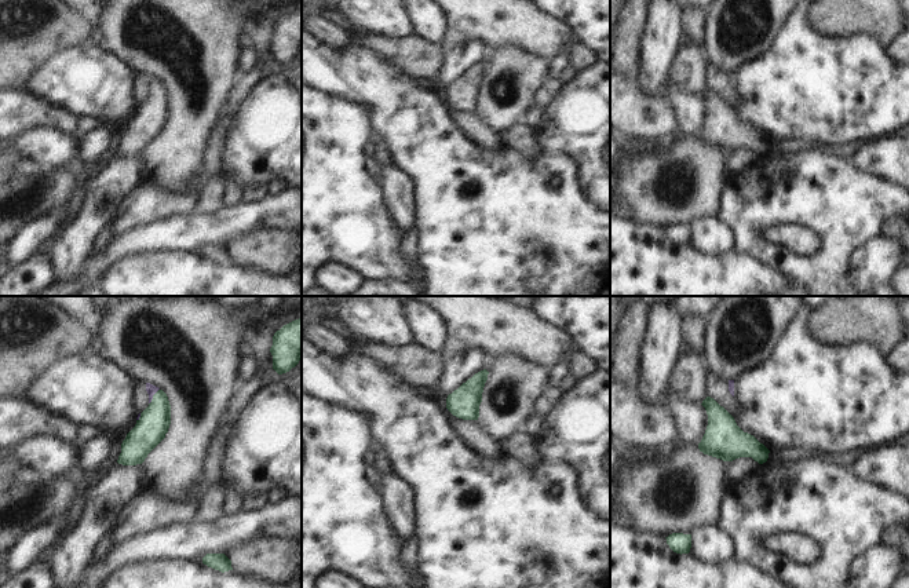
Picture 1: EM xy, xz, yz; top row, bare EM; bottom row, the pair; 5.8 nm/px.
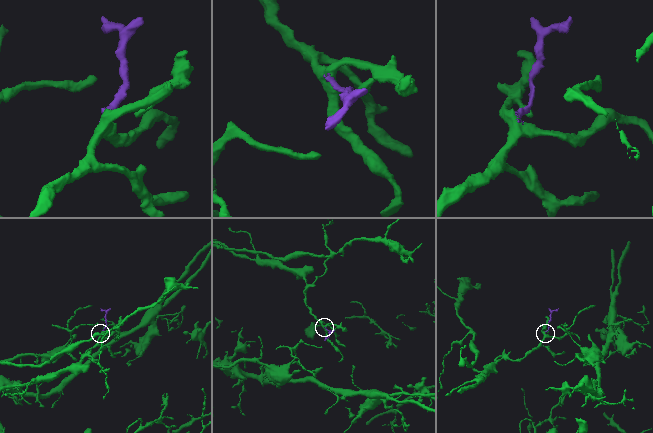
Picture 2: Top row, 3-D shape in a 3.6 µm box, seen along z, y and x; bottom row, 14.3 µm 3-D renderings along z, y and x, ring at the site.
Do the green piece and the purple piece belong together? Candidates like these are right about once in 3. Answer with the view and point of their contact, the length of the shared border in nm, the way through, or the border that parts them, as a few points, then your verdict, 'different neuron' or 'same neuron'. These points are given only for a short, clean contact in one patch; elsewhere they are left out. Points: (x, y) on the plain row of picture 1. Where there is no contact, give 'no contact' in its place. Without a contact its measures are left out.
meets green in xy at (153, 88); contact 110 nm long; runs through xy (153, 116), (153, 88), (150, 80); same neuron

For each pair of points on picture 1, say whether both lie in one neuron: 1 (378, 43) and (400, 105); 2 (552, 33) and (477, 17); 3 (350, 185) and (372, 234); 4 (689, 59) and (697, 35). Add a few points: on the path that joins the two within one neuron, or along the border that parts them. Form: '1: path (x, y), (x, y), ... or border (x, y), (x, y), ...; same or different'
1: border (357, 40), (391, 64), (401, 66), (409, 75); different
2: path (533, 29), (519, 22), (496, 19); same
3: path (350, 197), (350, 212), (360, 222); same
4: border (686, 40), (692, 40), (701, 47); different

